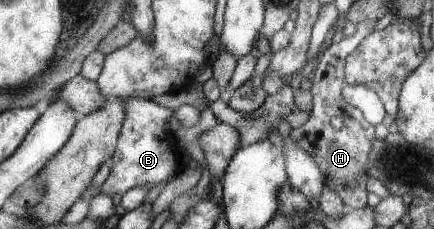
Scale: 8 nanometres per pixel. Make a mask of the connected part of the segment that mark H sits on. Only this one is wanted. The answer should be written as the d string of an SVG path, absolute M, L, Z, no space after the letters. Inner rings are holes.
M366 20L355 25L356 32L352 37L341 39L338 43L327 43L323 46L322 55L308 78L311 82L311 108L308 119L298 127L291 128L289 136L295 140L305 152L312 154L315 164L320 170L324 183L328 189L336 192L346 209L357 210L366 206L366 178L367 153L374 135L374 126L366 121L362 112L343 100L341 87L344 82L344 62L347 55L356 49L360 40L368 35L376 21ZM332 117L342 118L342 127L334 129L330 125Z

